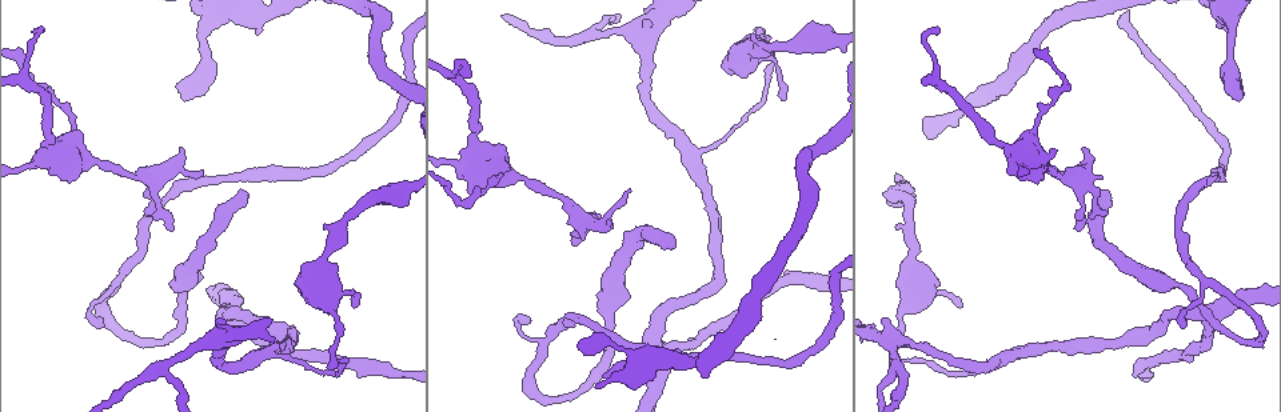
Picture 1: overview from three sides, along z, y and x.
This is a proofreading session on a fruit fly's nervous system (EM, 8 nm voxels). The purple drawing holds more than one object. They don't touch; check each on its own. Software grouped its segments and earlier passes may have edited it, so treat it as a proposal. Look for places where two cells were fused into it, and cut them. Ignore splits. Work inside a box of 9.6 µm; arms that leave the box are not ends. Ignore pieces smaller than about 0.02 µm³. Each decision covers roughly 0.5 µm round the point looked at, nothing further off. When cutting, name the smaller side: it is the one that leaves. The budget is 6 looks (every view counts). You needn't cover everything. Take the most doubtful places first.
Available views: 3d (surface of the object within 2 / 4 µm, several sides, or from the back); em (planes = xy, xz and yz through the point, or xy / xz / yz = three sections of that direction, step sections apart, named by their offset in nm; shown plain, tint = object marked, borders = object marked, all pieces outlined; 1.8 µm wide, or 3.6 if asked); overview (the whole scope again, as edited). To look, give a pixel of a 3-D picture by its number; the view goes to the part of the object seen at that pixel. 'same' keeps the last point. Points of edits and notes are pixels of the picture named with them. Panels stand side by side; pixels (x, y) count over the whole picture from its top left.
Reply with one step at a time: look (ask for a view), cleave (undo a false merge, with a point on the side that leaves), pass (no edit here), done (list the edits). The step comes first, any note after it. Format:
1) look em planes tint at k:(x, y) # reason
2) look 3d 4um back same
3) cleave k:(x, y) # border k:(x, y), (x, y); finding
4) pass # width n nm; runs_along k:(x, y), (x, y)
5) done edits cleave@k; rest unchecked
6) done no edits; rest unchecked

look em xy step 4 tint at 1:(758, 31) # sharp bend

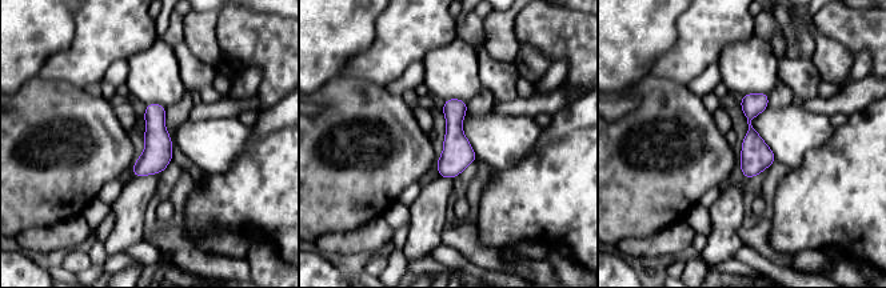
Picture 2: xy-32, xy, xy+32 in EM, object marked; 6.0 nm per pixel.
look em planes tint same

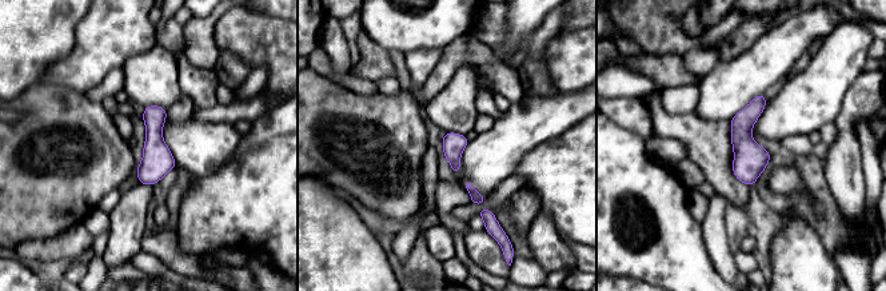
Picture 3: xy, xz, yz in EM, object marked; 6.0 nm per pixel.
pass # all the same cell

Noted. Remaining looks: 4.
look em 3.6um planes tint at 1:(1028, 140) # calibre changes

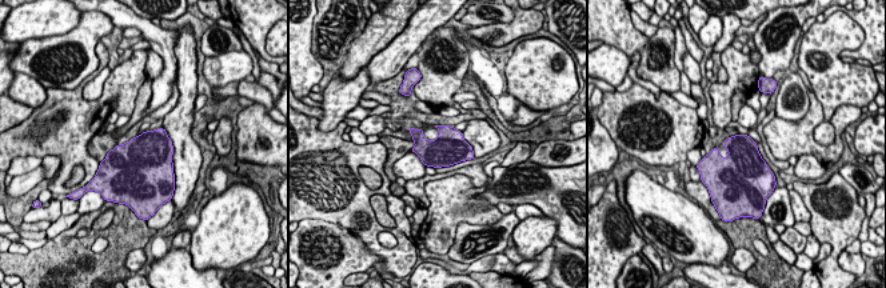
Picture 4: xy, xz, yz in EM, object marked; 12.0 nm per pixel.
pass # all the same cell

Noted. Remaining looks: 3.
look 3d 2um at 1:(696, 153) # three arms meet

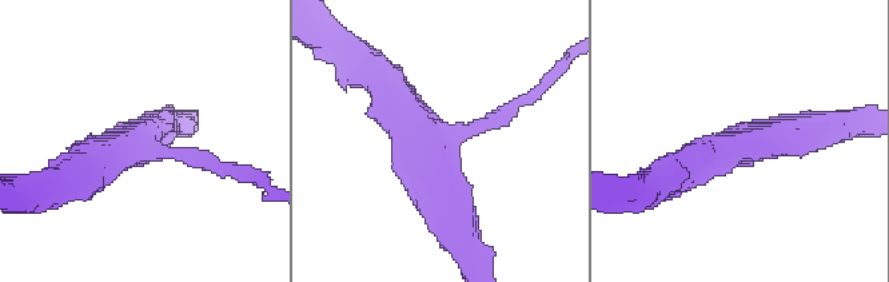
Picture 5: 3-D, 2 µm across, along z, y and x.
look em planes tint at 5:(447, 141)

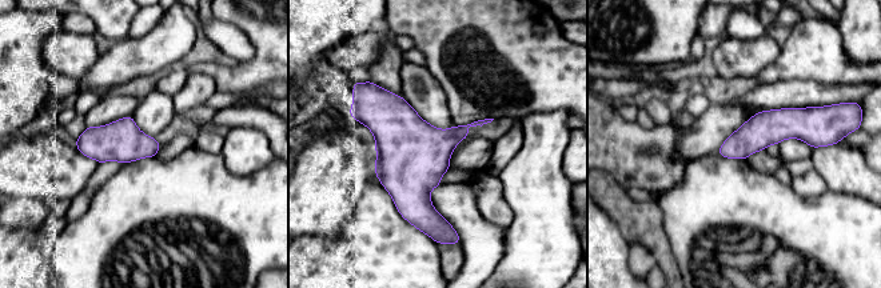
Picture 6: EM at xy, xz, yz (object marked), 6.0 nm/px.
pass # arms 3; runs_along 6:(817, 136), (761, 130), (722, 152); one cell here

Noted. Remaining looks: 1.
done no edits; rest unchecked

